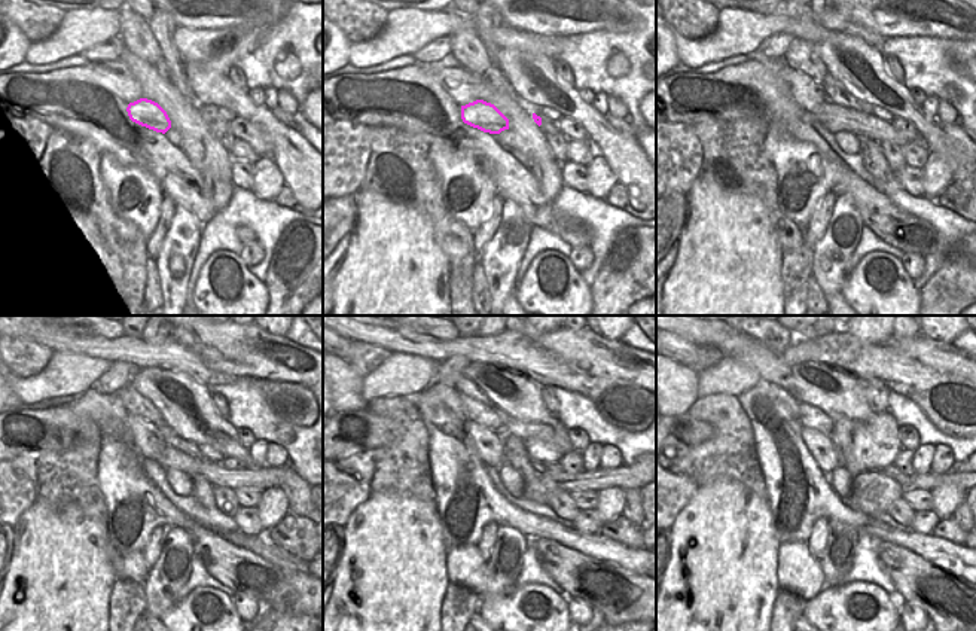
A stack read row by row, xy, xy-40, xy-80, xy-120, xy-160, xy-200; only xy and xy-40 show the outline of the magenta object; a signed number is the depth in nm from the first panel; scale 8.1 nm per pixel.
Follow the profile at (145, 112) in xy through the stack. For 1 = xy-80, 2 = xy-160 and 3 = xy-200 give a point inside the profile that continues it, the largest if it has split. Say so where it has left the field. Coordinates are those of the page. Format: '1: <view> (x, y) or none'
1: xy-80 (835, 118)
2: xy-160 (625, 476)
3: xy-200 (929, 481)

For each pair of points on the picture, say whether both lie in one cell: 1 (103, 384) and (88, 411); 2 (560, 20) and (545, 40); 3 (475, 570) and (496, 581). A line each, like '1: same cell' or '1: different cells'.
1: different cells
2: different cells
3: different cells

